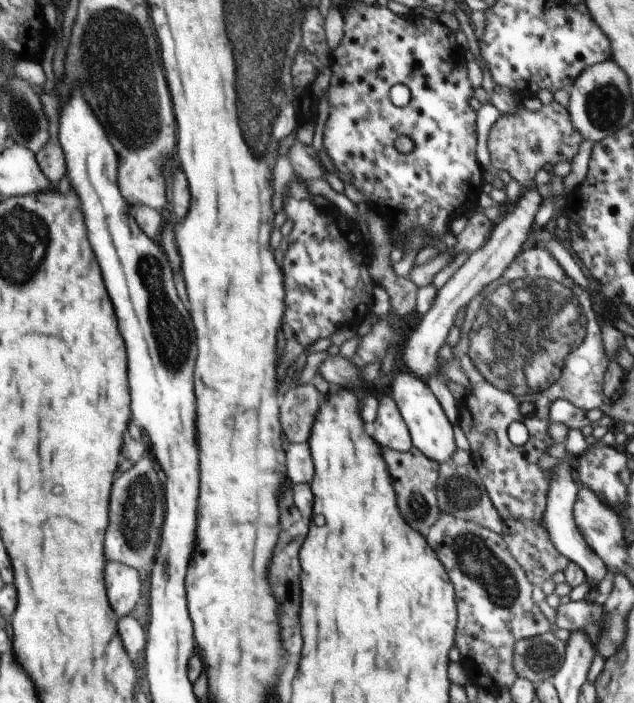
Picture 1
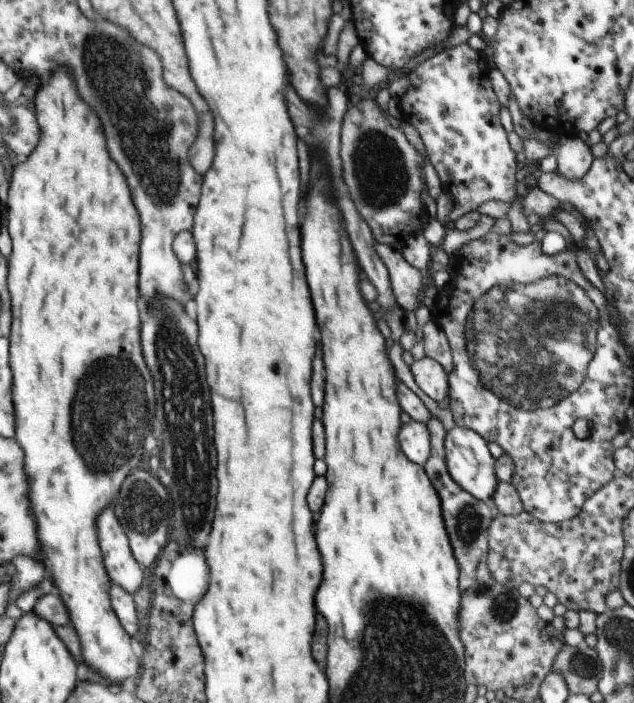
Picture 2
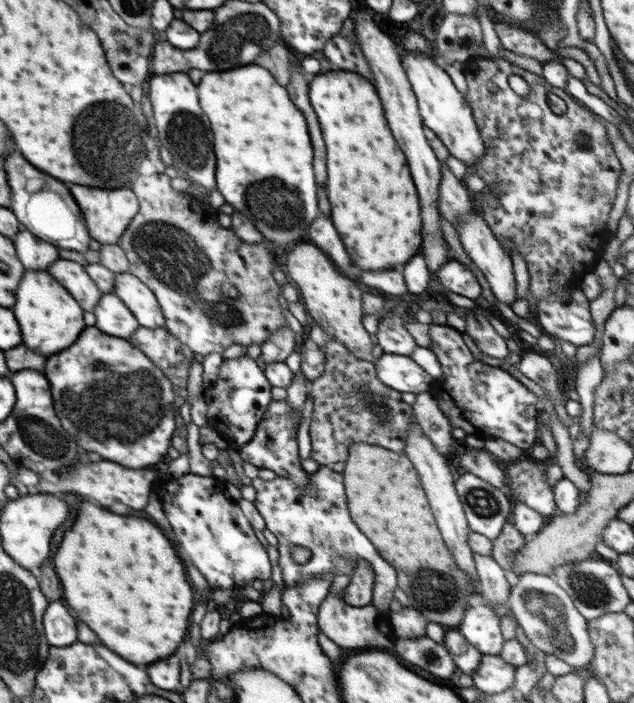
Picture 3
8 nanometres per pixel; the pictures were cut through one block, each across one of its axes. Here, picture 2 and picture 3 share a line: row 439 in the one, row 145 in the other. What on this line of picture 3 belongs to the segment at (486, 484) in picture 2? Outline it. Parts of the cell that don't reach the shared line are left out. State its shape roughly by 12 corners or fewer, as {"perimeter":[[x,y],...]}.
{"perimeter":[[402,53],[424,126],[472,168],[486,151],[448,73]]}

